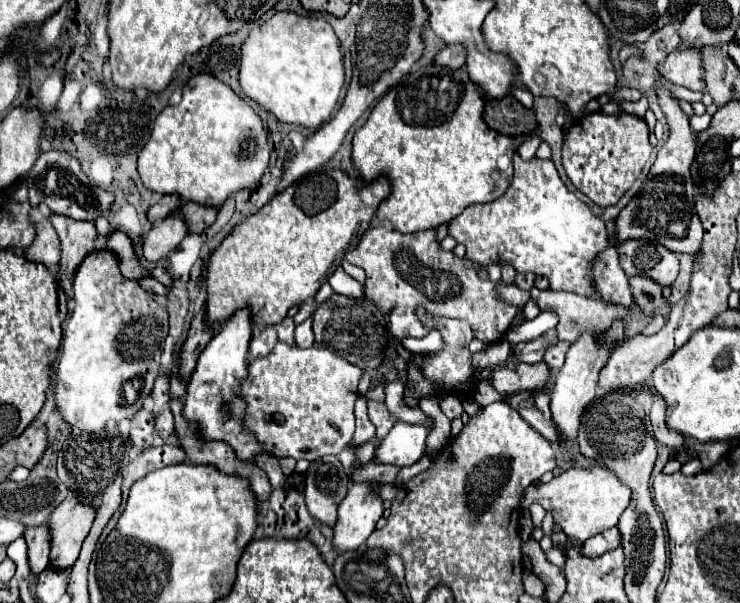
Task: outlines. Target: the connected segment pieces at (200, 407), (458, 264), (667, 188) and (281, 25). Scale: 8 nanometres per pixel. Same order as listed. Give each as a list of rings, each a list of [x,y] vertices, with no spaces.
[[[250,308],[236,310],[230,320],[226,320],[212,336],[212,340],[202,350],[198,364],[188,380],[188,394],[184,416],[192,422],[200,424],[200,432],[206,440],[224,440],[228,442],[238,458],[250,460],[262,452],[258,440],[244,430],[242,416],[244,416],[244,400],[240,398],[240,382],[246,378],[246,356],[248,356],[248,342],[252,338],[252,316]]]
[[[390,226],[370,228],[360,244],[346,254],[346,260],[366,272],[364,290],[376,306],[390,312],[390,326],[398,338],[424,338],[430,332],[430,328],[420,324],[414,314],[420,304],[434,314],[468,320],[476,338],[488,344],[502,338],[512,318],[518,314],[516,306],[500,300],[496,282],[480,278],[474,266],[458,258],[454,252],[440,248],[436,230],[398,234],[396,230],[390,230]]]
[[[658,84],[654,94],[668,120],[670,134],[668,134],[668,140],[658,150],[656,162],[652,164],[640,192],[636,194],[636,198],[628,202],[628,206],[616,218],[616,236],[620,242],[628,238],[648,238],[648,240],[664,244],[672,252],[696,254],[702,240],[702,224],[694,210],[694,180],[692,180],[690,168],[696,158],[698,136],[690,128],[690,122],[688,122],[690,118],[682,112],[678,100],[672,96],[668,88]]]
[[[276,12],[242,44],[240,86],[248,98],[270,110],[280,122],[318,128],[330,118],[344,86],[344,58],[332,26],[320,16]]]

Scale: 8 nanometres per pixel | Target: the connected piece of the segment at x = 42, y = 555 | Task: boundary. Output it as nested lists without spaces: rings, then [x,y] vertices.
[[[40,524],[40,526],[28,528],[24,532],[24,538],[28,542],[30,570],[34,574],[40,574],[48,566],[48,556],[50,556],[50,526],[48,524]]]

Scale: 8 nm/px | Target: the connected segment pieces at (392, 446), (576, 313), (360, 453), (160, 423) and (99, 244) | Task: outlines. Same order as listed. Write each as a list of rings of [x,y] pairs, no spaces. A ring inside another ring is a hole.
[[[398,422],[388,436],[376,448],[376,462],[412,466],[424,454],[428,454],[428,430],[426,426]]]
[[[532,288],[532,298],[538,302],[538,306],[542,310],[554,310],[560,318],[558,322],[558,338],[560,340],[566,340],[566,342],[574,342],[578,338],[578,334],[582,330],[598,330],[598,332],[604,332],[612,326],[612,322],[616,318],[628,318],[630,316],[630,310],[624,310],[622,306],[610,306],[610,304],[604,304],[604,302],[598,302],[598,300],[588,300],[584,296],[578,296],[578,294],[572,294],[572,292],[556,292],[556,290],[540,290],[540,288]]]
[[[366,442],[366,444],[358,446],[358,448],[356,448],[356,458],[358,458],[360,462],[364,462],[364,464],[372,462],[372,460],[374,460],[374,444],[372,444],[372,442]]]
[[[164,408],[160,412],[160,416],[156,418],[156,434],[166,440],[166,438],[170,438],[172,432],[174,432],[174,416],[172,416],[170,408]]]
[[[99,216],[95,222],[97,223],[97,238],[95,245],[97,249],[104,249],[107,238],[112,233],[112,228],[108,219],[104,216]]]

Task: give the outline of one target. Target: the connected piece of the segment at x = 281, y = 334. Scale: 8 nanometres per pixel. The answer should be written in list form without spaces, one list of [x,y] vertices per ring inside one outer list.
[[[286,316],[282,322],[274,324],[274,330],[278,334],[278,340],[288,342],[290,346],[294,346],[294,318]]]

